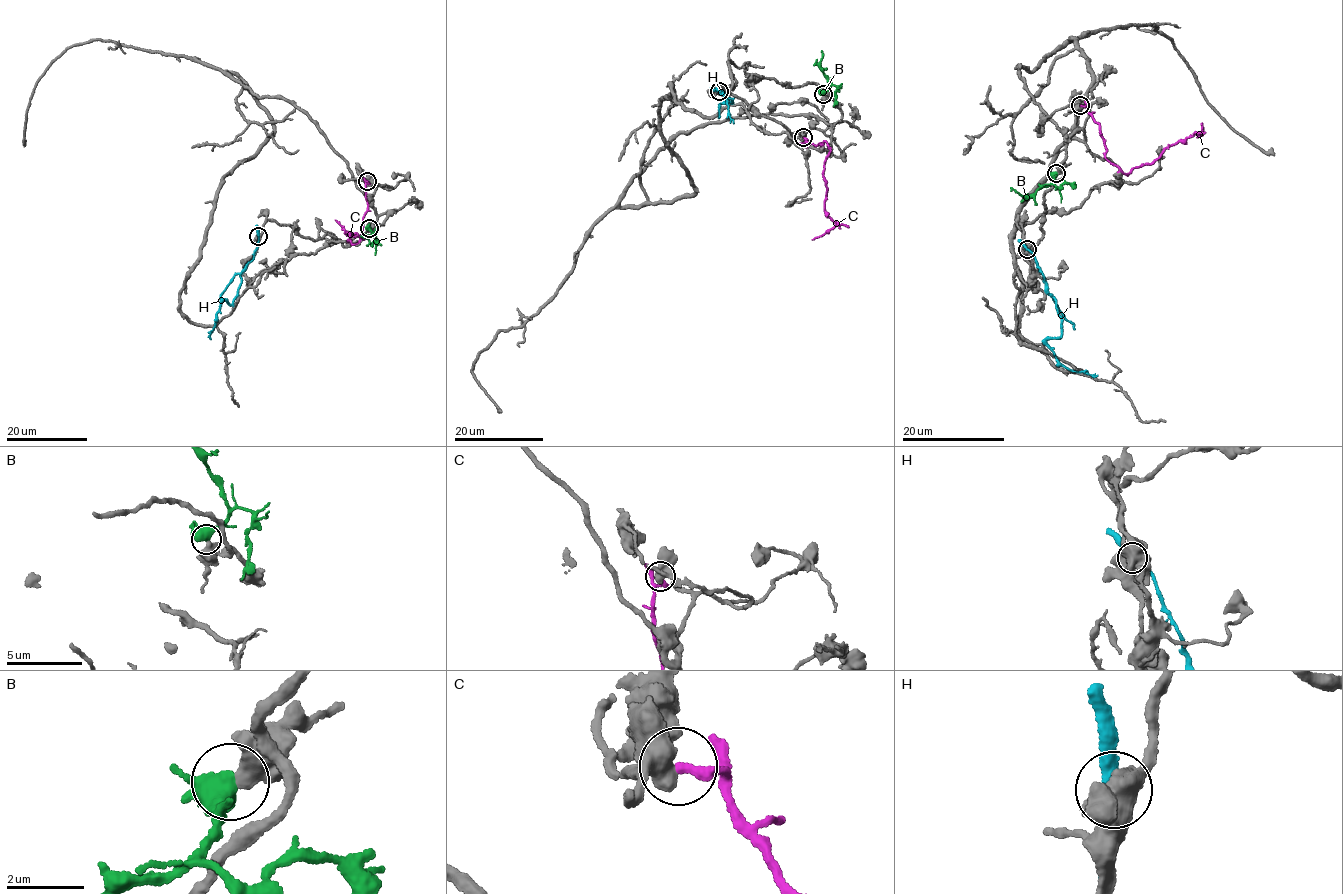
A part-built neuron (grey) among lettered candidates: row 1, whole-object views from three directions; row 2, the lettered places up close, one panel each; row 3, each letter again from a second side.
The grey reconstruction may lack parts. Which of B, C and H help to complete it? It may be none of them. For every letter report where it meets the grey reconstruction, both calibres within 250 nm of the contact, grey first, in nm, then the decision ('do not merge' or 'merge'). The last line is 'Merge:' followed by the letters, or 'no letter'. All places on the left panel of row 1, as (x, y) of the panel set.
B: (369, 228) | 550/420 nm | do not merge
C: (367, 181) | 460/280 nm | do not merge
H: (258, 236) | 750/280 nm | do not merge
Merge: no letter

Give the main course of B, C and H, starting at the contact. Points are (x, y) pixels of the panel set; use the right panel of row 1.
B: (1056, 173), (1054, 180), (1029, 197), (1010, 187)
C: (1080, 106), (1086, 107), (1099, 124), (1105, 156), (1128, 173), (1150, 164), (1185, 138), (1200, 134), (1201, 122)
H: (1027, 249), (1034, 258), (1061, 318), (1061, 335), (1048, 340), (1047, 345), (1068, 369), (1097, 375)

